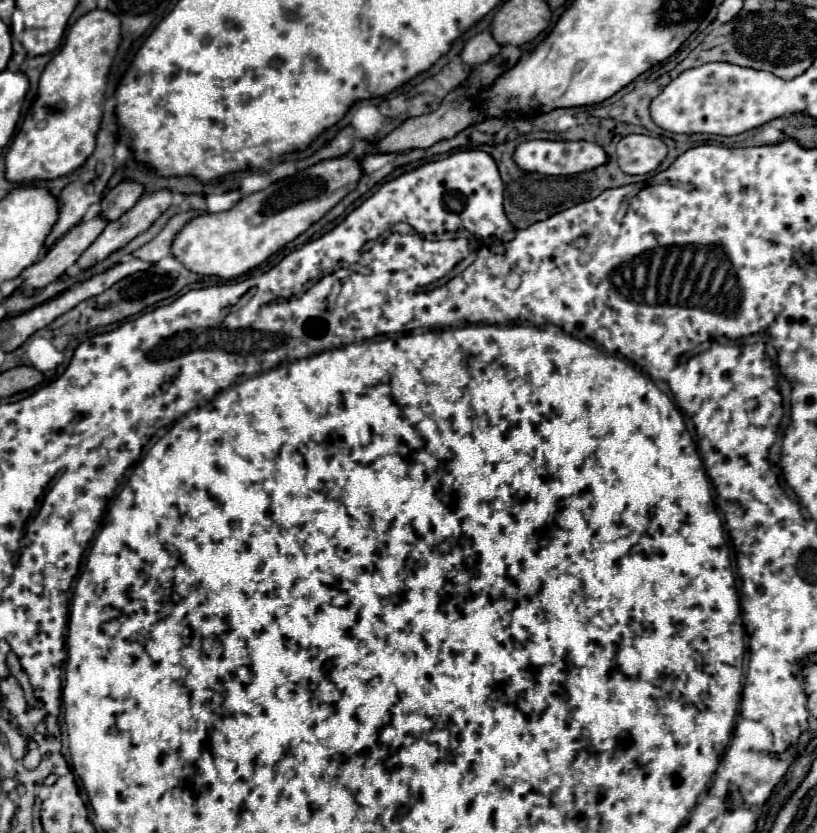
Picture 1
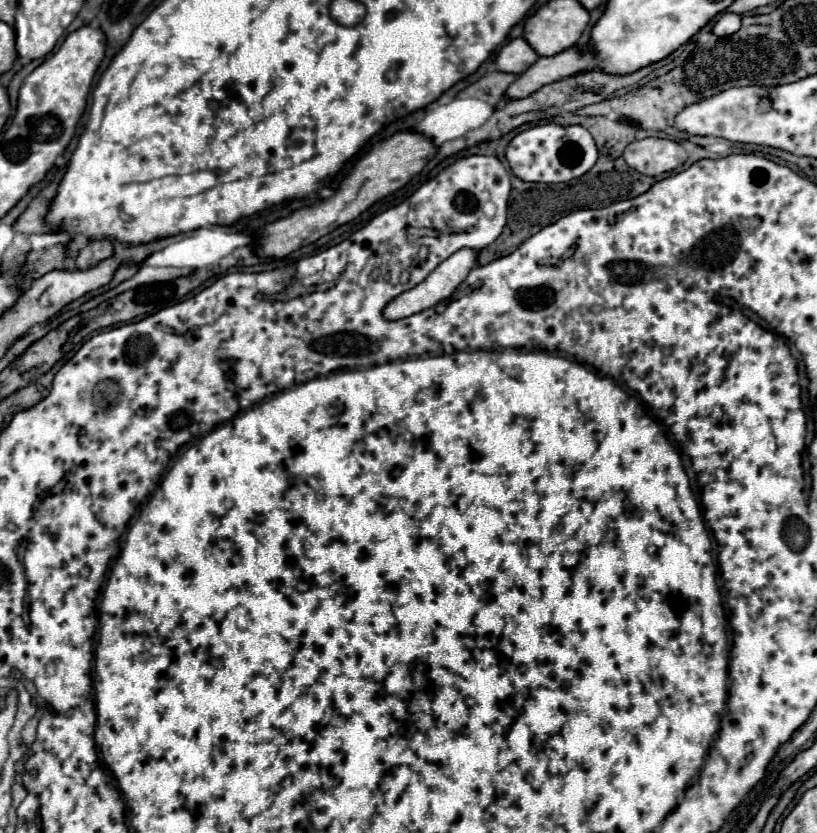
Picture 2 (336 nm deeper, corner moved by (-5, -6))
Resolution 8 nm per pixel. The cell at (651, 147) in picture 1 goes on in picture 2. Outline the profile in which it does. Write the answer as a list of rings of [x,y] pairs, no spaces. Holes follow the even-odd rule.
[[[643,138],[631,142],[623,154],[625,162],[641,174],[657,176],[685,164],[687,150],[667,138]]]

